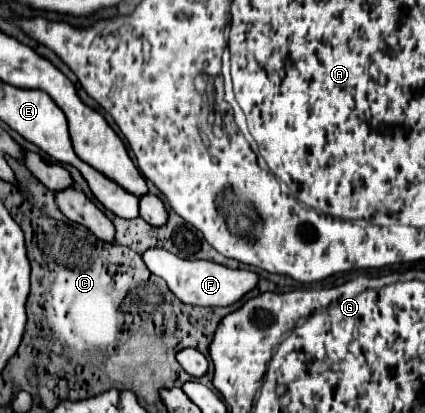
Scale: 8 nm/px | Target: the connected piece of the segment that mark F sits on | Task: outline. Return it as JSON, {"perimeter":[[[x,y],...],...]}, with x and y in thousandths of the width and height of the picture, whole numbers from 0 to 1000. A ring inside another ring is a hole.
{"perimeter":[[[351,600],[341,605],[336,634],[346,639],[346,649],[384,673],[398,692],[398,702],[435,736],[464,736],[464,741],[539,741],[548,731],[558,731],[572,712],[581,712],[609,678],[609,668],[591,654],[544,654],[525,639],[511,634],[492,634],[492,630],[435,630],[421,625],[412,615],[402,615],[398,605],[379,605],[379,600]]]}

